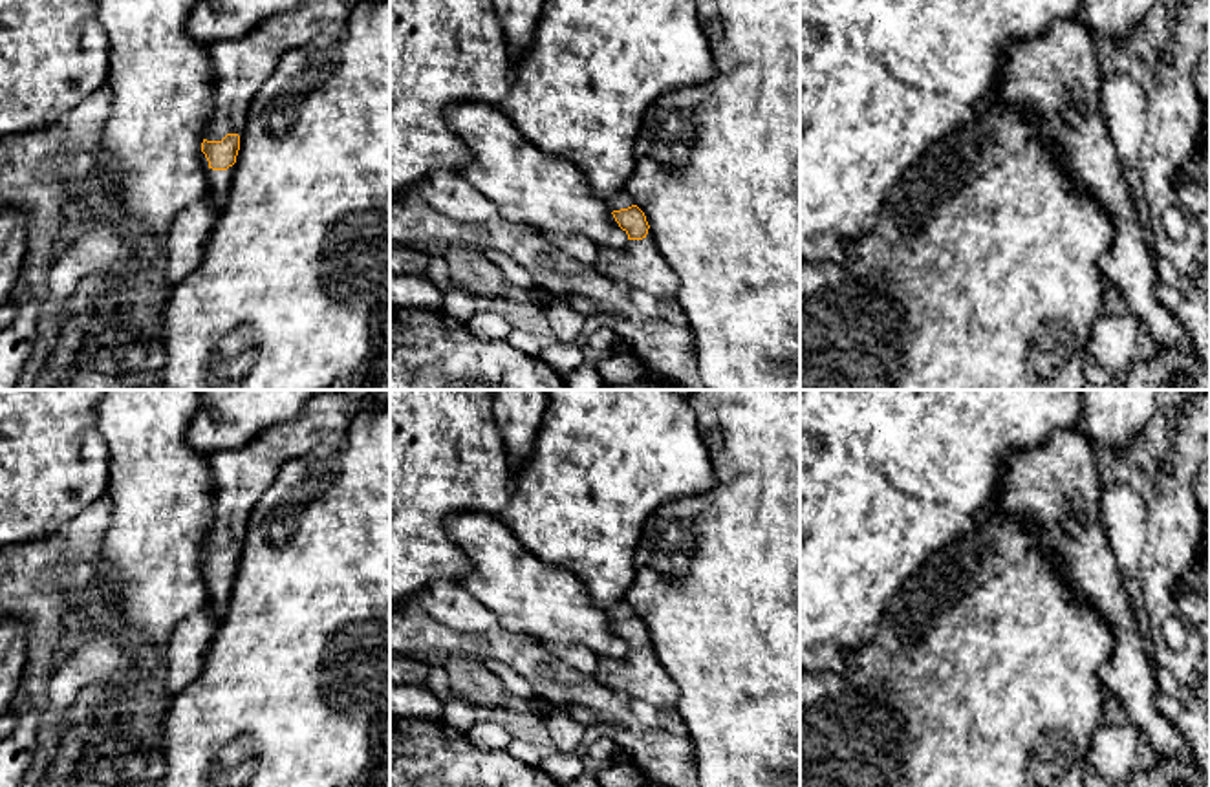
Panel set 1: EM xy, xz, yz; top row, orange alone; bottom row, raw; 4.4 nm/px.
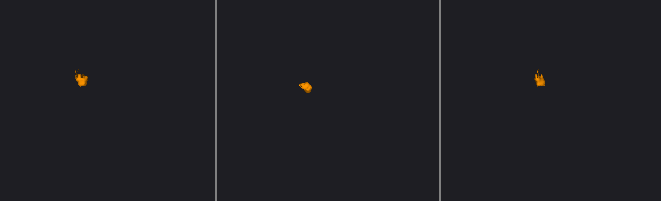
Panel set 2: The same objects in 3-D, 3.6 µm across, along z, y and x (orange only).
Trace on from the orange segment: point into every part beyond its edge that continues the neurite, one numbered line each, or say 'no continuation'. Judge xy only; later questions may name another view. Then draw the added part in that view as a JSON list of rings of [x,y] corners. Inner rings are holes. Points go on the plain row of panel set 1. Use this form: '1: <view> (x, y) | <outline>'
1: xy (240, 476) | [[[373,390],[322,392],[293,419],[253,436],[240,448],[212,454],[209,461],[214,474],[214,523],[205,538],[205,549],[240,545],[253,507],[287,461],[339,448],[357,414],[381,408],[384,406],[373,399]]]
2: xy (220, 590) | [[[203,564],[203,575],[205,575],[207,584],[209,584],[211,604],[212,604],[212,609],[214,609],[214,617],[220,622],[223,613],[225,613],[225,608],[229,604],[236,573],[232,577],[229,577],[227,580],[212,580],[209,577],[209,571],[207,571],[205,564]]]

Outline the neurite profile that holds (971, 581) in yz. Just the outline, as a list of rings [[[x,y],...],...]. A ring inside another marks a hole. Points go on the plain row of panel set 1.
[[[998,505],[974,533],[932,553],[904,580],[882,613],[877,637],[846,652],[848,672],[800,670],[800,787],[1084,787],[1086,756],[1107,699],[1100,670],[1111,659],[1113,646],[1111,626],[1073,597],[1047,538],[1036,536],[1025,520]]]

